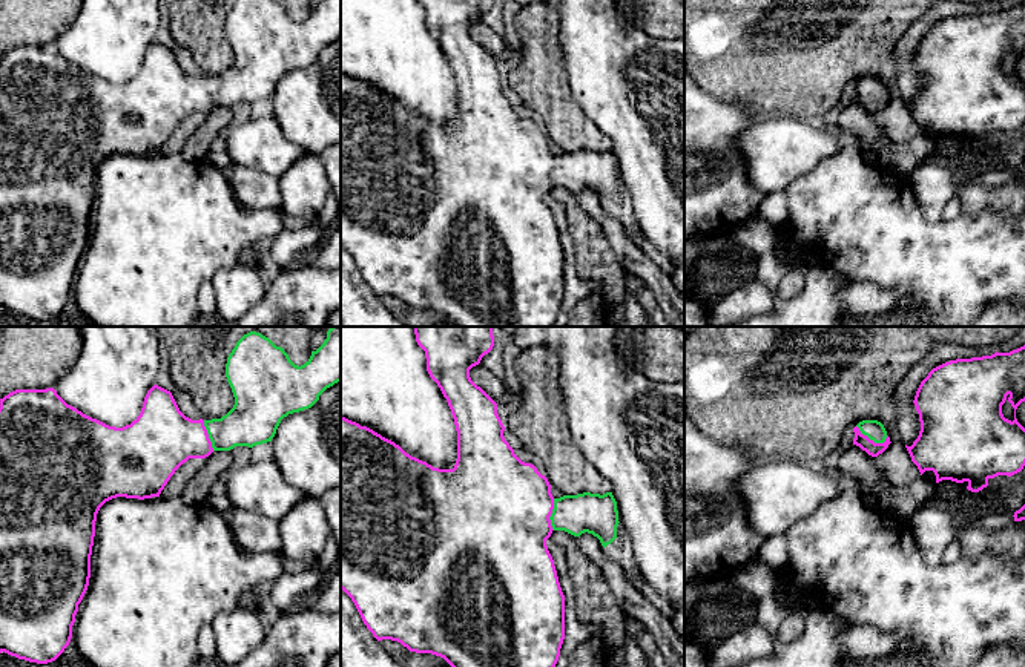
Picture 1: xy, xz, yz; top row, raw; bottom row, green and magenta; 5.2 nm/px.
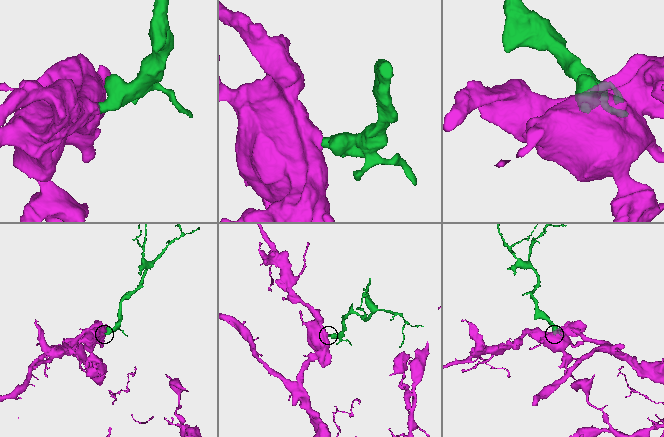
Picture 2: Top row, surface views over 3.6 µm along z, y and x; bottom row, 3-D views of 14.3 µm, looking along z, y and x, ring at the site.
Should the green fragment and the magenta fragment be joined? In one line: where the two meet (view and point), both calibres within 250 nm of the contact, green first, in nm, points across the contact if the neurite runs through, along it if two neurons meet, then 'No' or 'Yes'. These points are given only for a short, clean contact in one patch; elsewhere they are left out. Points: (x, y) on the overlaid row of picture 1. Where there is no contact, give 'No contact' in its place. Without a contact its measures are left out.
Touches green at yz (872, 439). Thickness 100 nm (green) against 70 nm. Path across: yz (873, 430), (872, 439), (861, 440). Yes

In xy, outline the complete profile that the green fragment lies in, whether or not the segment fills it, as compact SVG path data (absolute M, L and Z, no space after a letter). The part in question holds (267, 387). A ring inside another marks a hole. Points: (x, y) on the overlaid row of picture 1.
M331 327L327 331L327 339L324 343L316 351L311 351L310 359L301 366L295 365L284 348L276 347L269 337L262 336L261 333L250 331L236 342L235 348L229 354L226 363L226 377L232 388L235 405L226 416L212 420L192 420L186 417L180 411L172 393L158 385L153 385L147 391L140 416L130 425L123 428L109 426L83 414L77 408L68 405L54 388L15 389L0 399L0 653L5 652L18 659L37 664L55 661L71 642L78 604L81 603L89 586L95 521L100 508L106 501L117 497L138 500L160 497L175 471L189 458L206 458L213 451L230 451L235 446L253 448L256 445L272 442L284 417L311 408L327 388L341 382L341 327Z

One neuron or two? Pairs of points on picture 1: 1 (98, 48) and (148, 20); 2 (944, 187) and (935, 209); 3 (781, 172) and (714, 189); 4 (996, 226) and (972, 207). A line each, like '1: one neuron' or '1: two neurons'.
1: one neuron
2: one neuron
3: two neurons
4: two neurons

